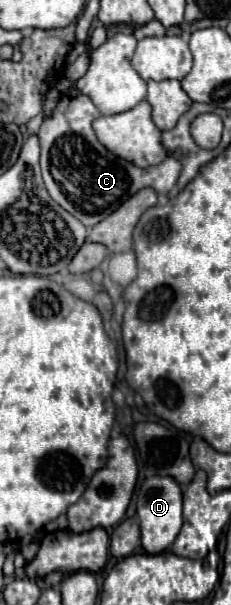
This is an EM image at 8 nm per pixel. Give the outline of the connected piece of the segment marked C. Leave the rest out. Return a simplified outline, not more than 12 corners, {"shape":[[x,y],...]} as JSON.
{"shape":[[76,89],[42,121],[50,197],[86,229],[144,187],[168,193],[180,161],[140,169],[98,141]]}

